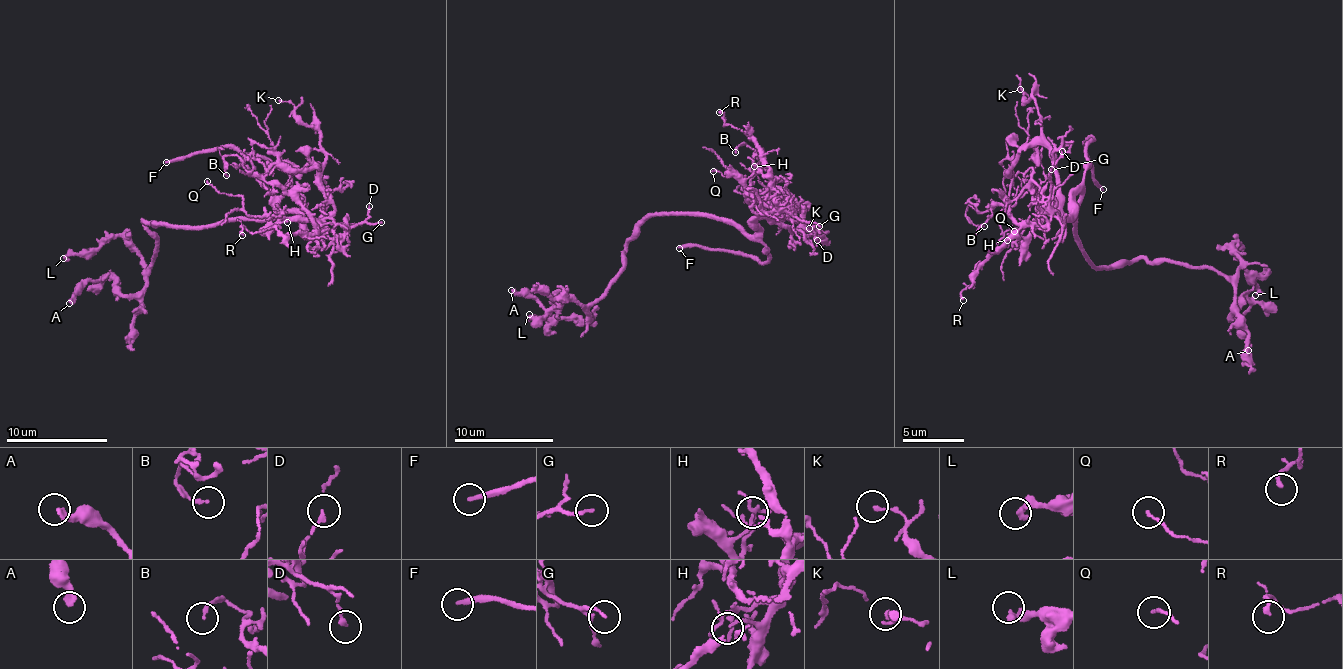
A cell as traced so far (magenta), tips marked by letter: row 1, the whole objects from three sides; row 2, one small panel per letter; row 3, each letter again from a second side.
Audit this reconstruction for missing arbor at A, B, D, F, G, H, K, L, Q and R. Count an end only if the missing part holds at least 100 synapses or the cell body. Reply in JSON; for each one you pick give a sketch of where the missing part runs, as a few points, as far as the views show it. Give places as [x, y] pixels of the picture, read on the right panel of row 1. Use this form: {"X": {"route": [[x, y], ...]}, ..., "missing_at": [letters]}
{"missing_at": ["F"]}

